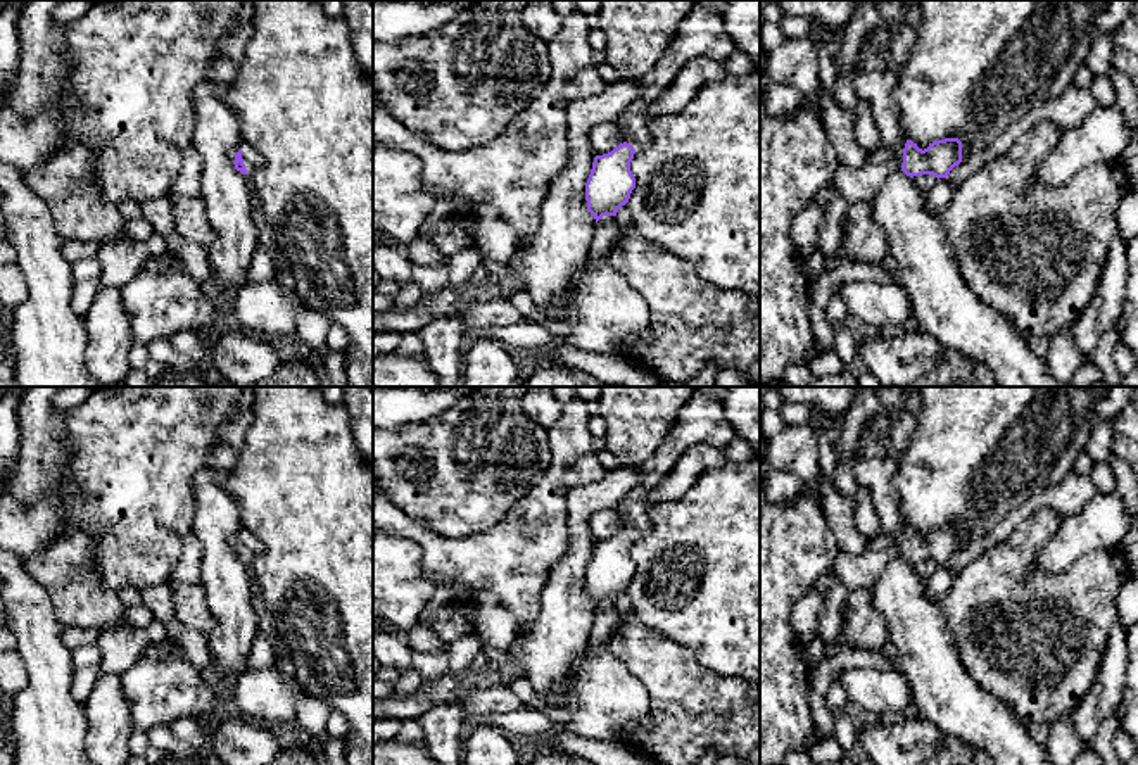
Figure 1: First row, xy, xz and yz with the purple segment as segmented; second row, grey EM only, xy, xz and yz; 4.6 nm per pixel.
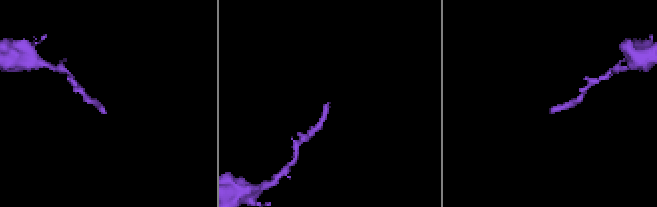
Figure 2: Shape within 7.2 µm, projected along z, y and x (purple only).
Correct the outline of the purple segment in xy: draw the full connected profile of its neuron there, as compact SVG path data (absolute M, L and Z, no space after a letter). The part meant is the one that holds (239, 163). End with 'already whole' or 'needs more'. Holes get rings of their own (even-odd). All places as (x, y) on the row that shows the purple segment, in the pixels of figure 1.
M242 145L242 149L235 154L235 169L240 171L242 174L250 174L254 173L261 161L259 161L259 154L249 147L249 145Z | needs more

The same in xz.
M696 3L654 67L637 79L639 93L615 121L623 131L623 142L611 152L594 157L585 183L585 200L596 223L603 216L616 216L635 188L630 162L634 154L649 143L648 121L651 116L648 104L673 83L677 73L691 59L713 55L718 60L727 60L734 50L736 43L725 31L722 14Z | needs more

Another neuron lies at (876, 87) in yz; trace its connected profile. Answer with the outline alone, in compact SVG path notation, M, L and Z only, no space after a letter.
M855 60L851 76L858 97L870 105L877 124L879 147L903 150L908 138L903 133L901 116L893 100L893 90L898 83L895 69L867 71Z

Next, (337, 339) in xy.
M330 323L325 345L333 352L345 352L349 333L342 326Z

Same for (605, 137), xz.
M615 121L601 123L591 130L589 143L596 155L608 154L623 143L623 131Z

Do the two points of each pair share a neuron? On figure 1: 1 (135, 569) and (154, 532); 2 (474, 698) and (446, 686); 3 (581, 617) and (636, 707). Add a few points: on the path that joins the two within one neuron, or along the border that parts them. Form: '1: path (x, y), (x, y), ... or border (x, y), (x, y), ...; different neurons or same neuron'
1: path (135, 560), (135, 551), (145, 541); same neuron
2: border (505, 684), (468, 689), (460, 701); different neurons
3: border (587, 648), (575, 665), (568, 684); different neurons

